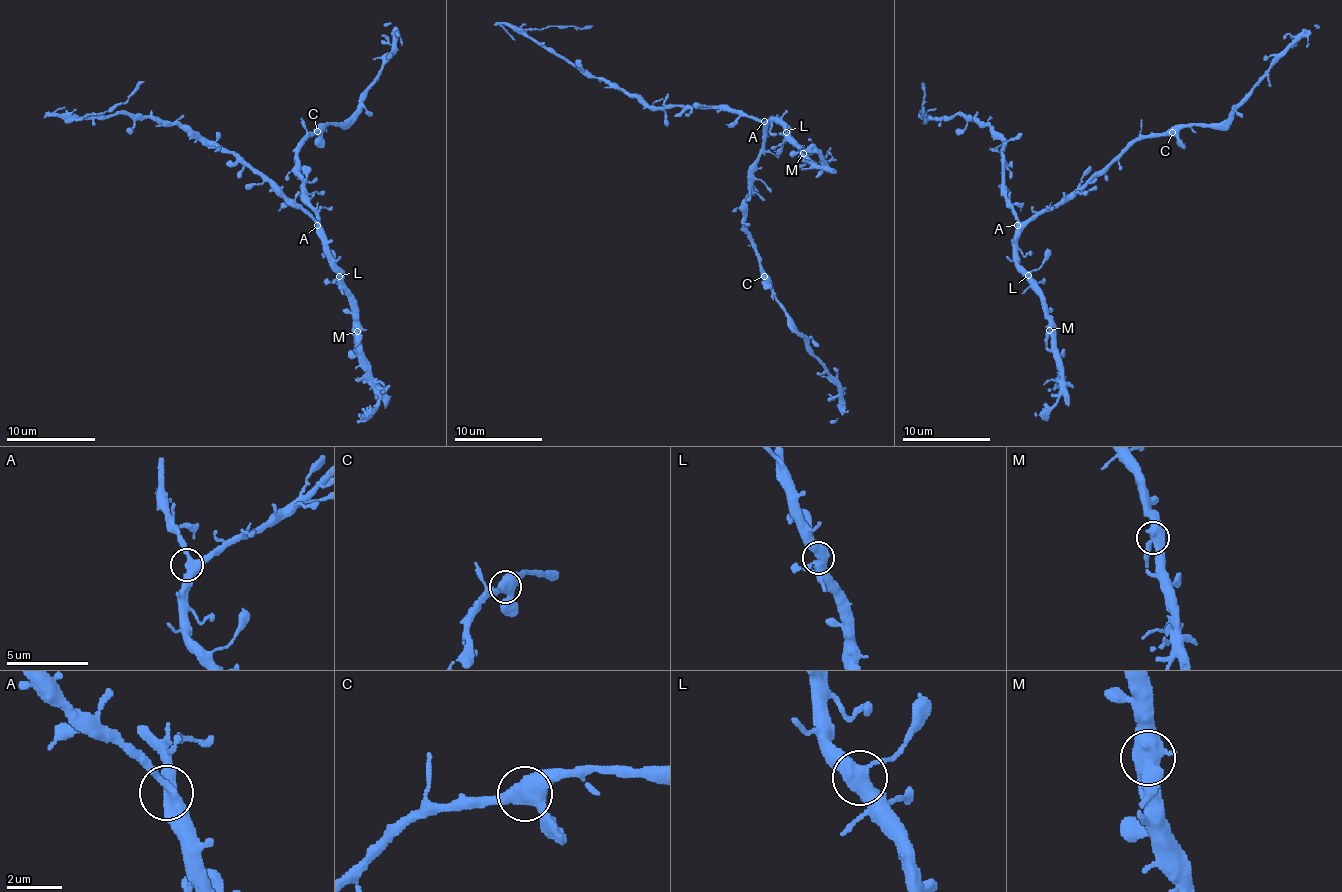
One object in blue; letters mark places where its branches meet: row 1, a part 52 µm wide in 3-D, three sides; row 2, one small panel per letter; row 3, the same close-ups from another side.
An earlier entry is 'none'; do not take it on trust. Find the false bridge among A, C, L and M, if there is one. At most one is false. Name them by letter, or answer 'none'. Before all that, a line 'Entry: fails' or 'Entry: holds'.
Entry: holds
none

